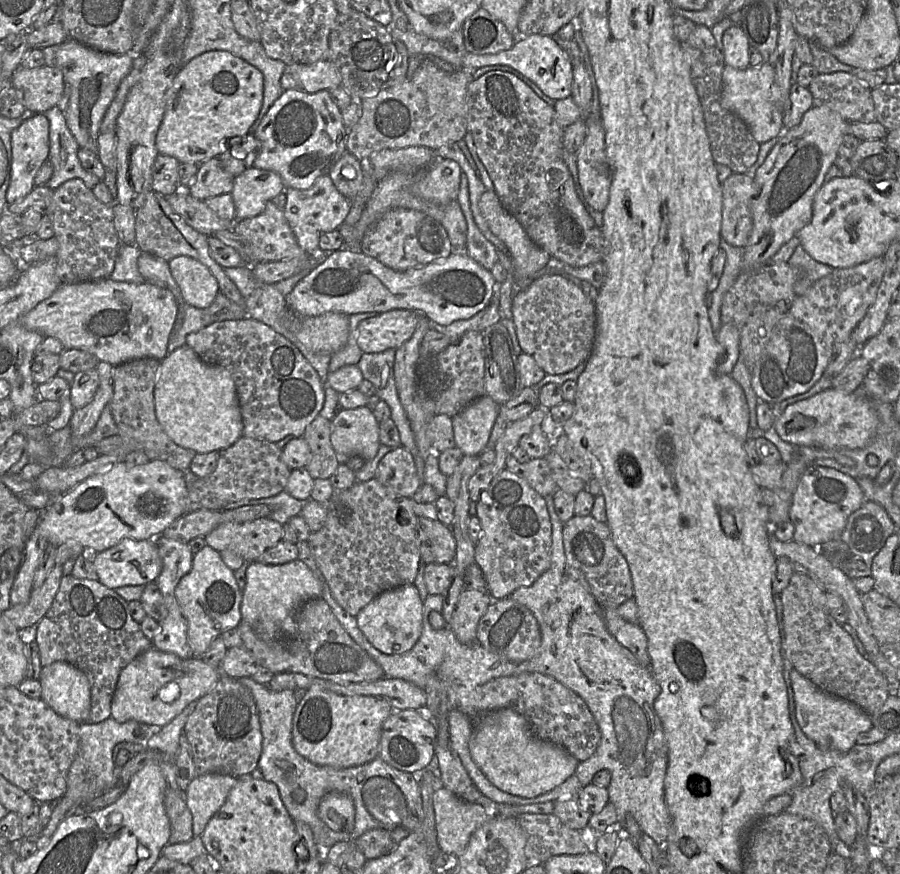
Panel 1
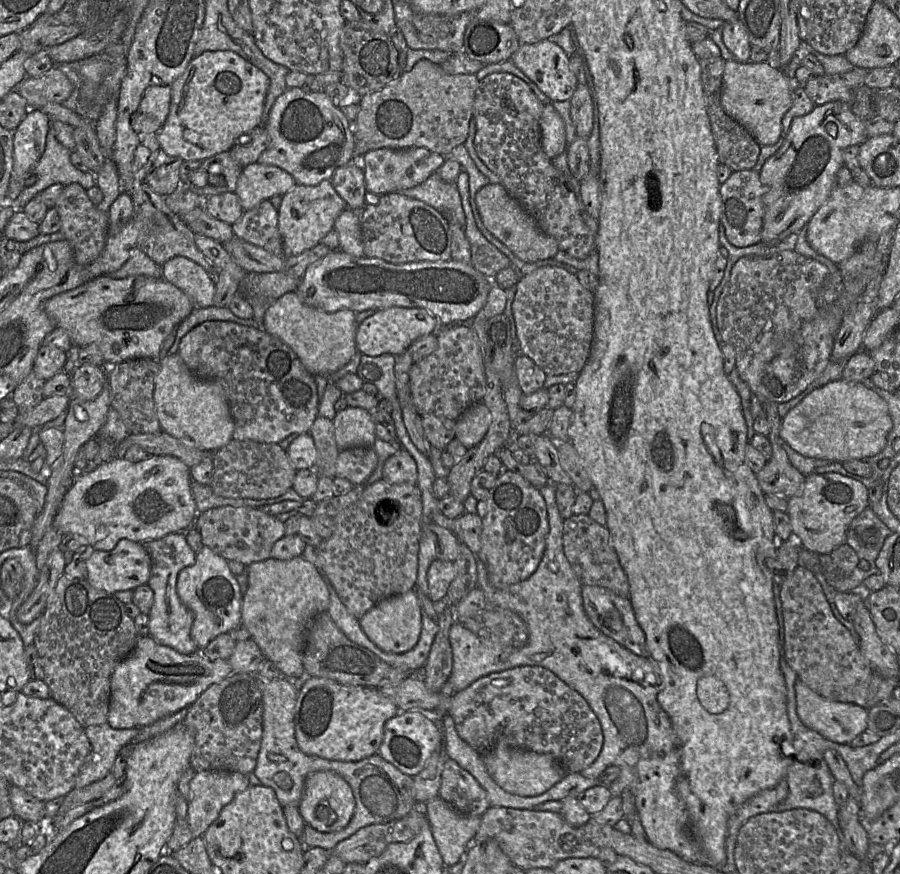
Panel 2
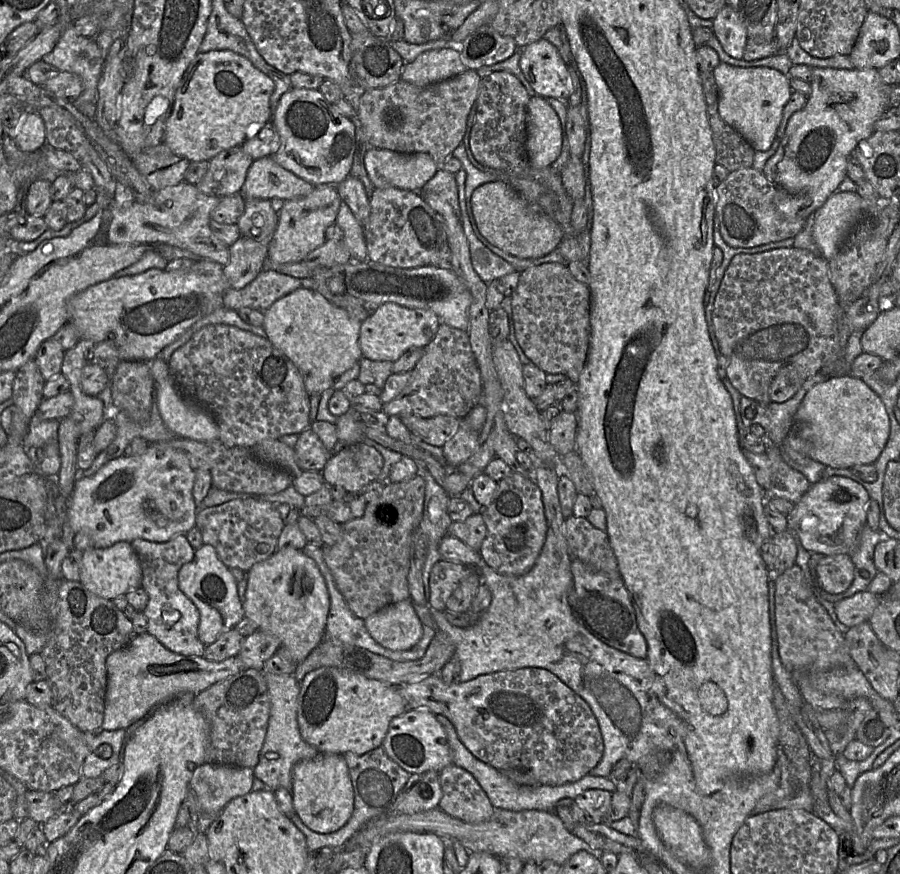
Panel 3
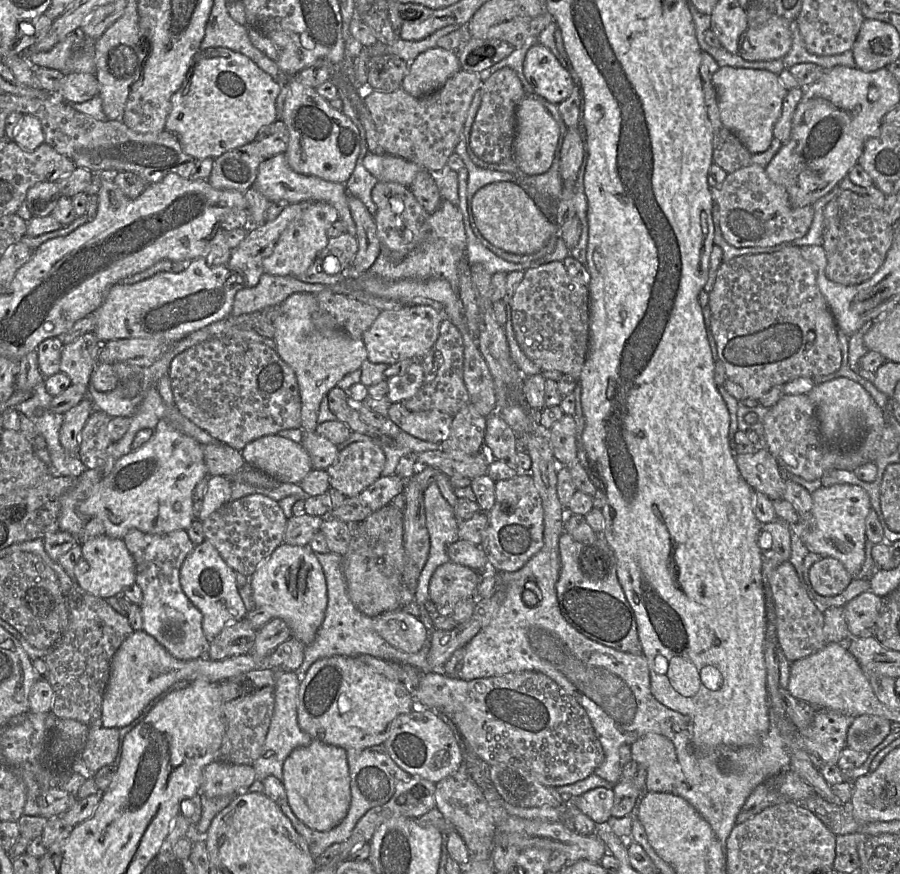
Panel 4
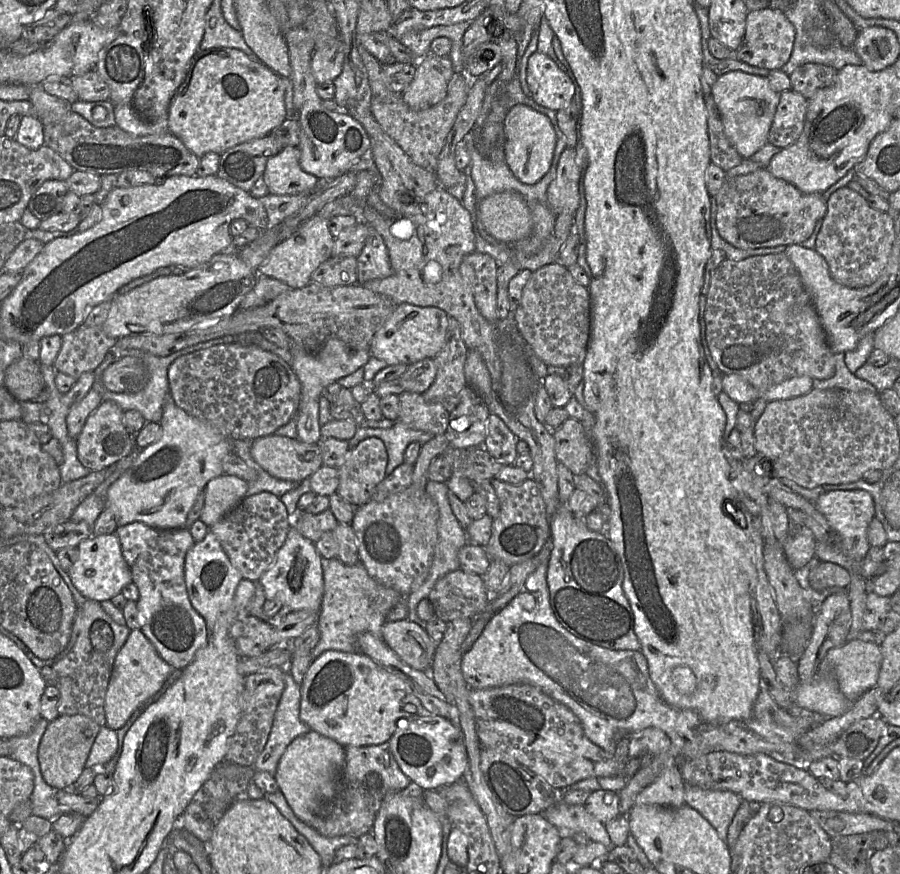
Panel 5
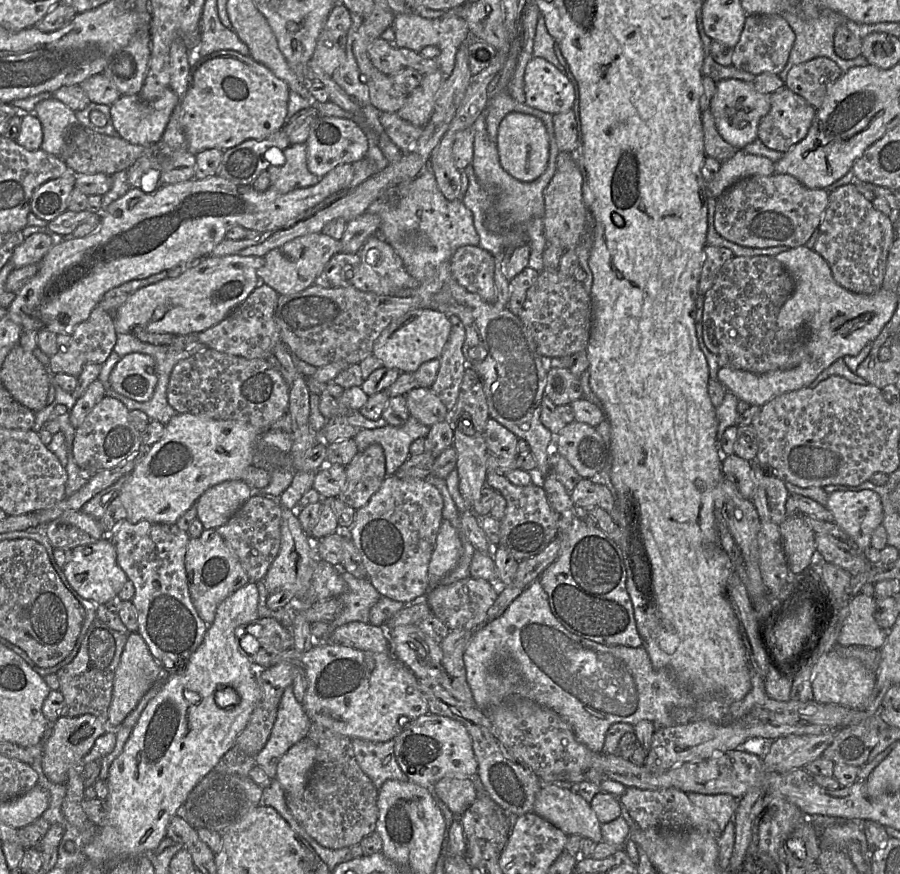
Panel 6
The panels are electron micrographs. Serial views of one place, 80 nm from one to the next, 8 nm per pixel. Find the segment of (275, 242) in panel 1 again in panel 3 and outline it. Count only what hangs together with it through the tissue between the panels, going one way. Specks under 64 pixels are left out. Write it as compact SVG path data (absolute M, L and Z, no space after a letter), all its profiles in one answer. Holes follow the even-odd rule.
M245 198L245 210L237 222L241 236L270 244L279 215L269 199Z

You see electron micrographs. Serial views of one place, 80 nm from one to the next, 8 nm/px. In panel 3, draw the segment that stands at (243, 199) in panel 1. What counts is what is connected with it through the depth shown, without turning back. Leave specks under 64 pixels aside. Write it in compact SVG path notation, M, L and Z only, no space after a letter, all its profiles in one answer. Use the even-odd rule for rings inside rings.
M269 156L253 161L240 193L247 199L290 200L308 195L314 187Z

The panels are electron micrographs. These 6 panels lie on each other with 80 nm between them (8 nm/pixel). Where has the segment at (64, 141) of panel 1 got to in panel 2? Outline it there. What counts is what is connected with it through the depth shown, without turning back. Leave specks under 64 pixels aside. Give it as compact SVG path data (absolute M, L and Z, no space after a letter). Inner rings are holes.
M50 127L44 153L33 169L33 174L37 175L38 179L35 184L25 186L19 196L11 202L16 210L22 210L39 192L55 183L64 186L78 183L85 190L97 185L95 174L81 171L71 163L71 153L56 139Z

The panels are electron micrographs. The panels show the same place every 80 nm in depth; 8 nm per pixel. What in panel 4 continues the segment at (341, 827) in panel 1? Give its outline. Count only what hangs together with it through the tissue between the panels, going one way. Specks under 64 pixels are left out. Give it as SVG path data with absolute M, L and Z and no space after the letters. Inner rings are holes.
M313 739L305 747L294 749L283 763L282 784L286 791L287 802L300 821L317 831L326 831L334 828L346 816L351 801L346 750L316 739Z

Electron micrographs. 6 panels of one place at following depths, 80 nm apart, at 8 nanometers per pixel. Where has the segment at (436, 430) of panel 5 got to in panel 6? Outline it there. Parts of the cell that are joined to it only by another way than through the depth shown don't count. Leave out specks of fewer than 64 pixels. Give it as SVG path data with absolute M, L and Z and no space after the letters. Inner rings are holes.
M413 388L405 397L410 416L428 427L449 417L449 411L431 388Z

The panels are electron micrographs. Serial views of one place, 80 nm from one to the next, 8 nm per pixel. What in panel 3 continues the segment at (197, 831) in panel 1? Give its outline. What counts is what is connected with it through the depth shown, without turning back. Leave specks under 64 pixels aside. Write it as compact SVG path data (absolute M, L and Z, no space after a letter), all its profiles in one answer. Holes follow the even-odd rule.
M203 763L190 780L201 813L218 815L232 799L252 791L252 768Z

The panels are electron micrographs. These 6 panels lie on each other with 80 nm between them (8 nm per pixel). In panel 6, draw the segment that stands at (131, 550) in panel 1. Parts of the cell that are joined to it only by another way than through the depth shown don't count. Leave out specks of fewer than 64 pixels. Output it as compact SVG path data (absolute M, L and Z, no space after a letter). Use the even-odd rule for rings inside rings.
M104 536L94 543L77 546L72 552L71 560L62 571L69 584L82 598L105 604L117 596L128 581L126 573L117 563L115 546L108 537Z

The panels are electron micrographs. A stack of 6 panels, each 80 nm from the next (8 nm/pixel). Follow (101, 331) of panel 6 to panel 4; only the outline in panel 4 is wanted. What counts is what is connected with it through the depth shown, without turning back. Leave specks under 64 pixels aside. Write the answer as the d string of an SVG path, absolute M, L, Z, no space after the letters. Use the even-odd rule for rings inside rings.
M87 332L71 343L63 345L60 372L66 374L72 384L88 386L98 365L98 354L103 345L94 332Z

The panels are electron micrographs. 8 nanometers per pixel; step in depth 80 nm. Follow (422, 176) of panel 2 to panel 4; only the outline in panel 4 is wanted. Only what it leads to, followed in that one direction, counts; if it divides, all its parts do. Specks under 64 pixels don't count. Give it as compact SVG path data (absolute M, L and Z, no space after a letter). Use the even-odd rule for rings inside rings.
M368 152L363 159L363 166L378 181L396 182L409 187L417 173L422 169L418 164L388 153Z

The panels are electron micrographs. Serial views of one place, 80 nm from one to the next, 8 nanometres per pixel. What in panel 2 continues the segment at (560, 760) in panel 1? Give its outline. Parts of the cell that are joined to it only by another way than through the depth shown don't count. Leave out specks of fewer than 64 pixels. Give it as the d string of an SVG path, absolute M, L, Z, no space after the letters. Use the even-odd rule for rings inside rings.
M499 744L482 755L493 780L505 791L519 796L531 797L543 794L567 774L552 756L530 750Z

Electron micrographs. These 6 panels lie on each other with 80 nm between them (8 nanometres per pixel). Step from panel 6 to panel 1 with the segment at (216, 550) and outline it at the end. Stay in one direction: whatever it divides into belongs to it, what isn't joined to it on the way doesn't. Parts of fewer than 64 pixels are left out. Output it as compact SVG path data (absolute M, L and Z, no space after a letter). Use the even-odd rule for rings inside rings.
M205 545L194 554L191 569L179 580L174 593L187 622L187 640L192 657L201 657L215 637L236 628L241 622L242 595L233 571L224 564L219 552L210 546Z

